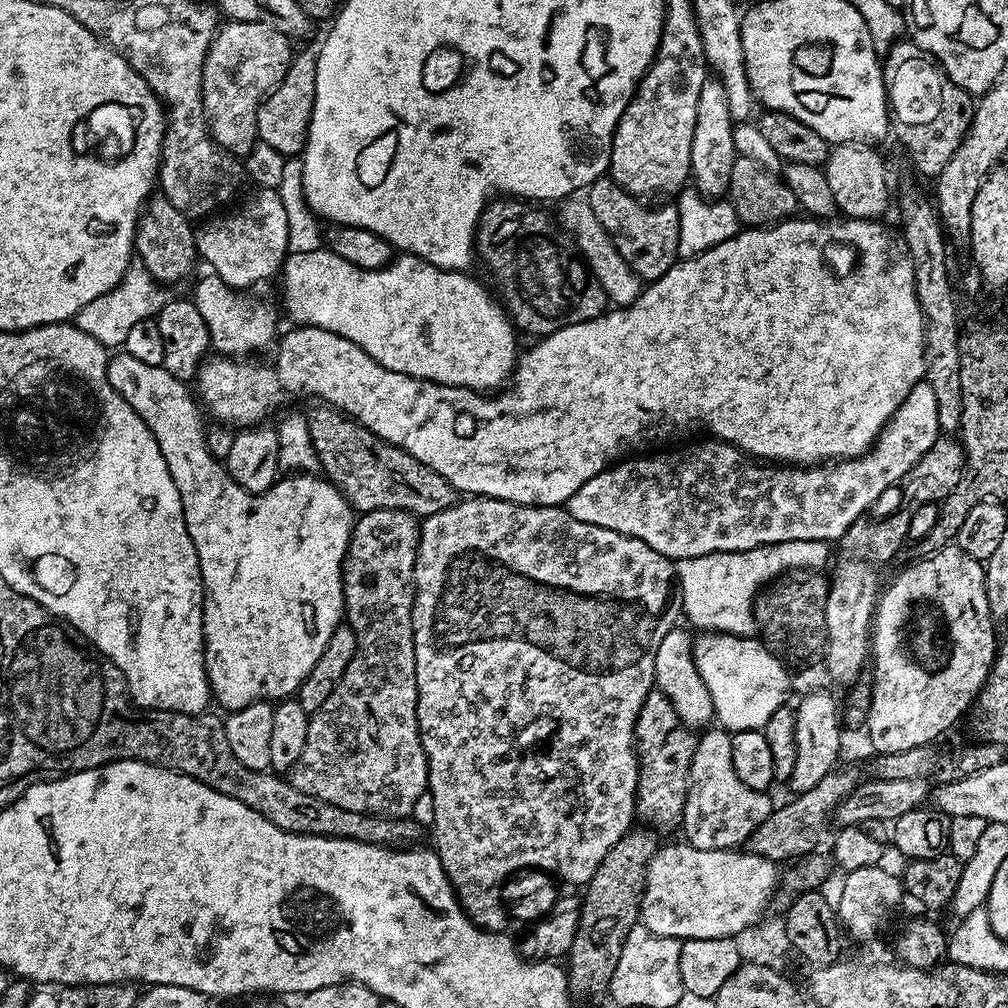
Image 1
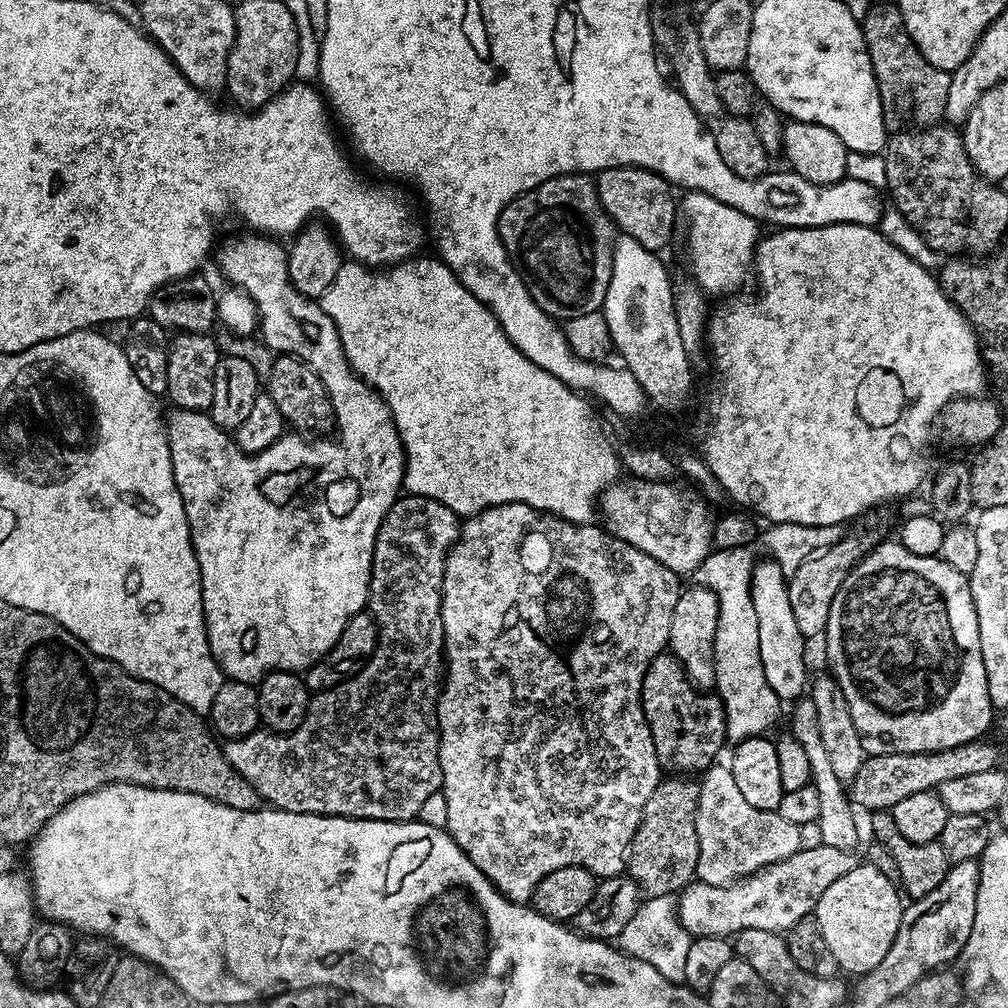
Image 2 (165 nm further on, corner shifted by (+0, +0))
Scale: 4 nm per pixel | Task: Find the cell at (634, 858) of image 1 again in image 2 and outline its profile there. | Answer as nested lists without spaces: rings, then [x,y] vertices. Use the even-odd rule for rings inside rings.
[[[664,778],[646,798],[642,822],[628,848],[627,875],[645,897],[679,894],[696,880],[698,866],[698,798],[699,783],[692,778]]]

